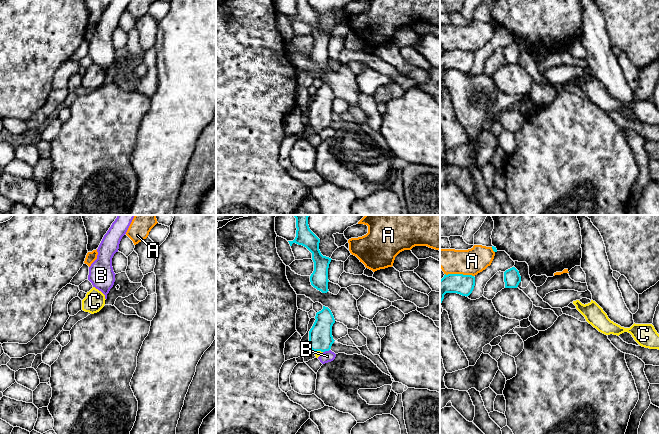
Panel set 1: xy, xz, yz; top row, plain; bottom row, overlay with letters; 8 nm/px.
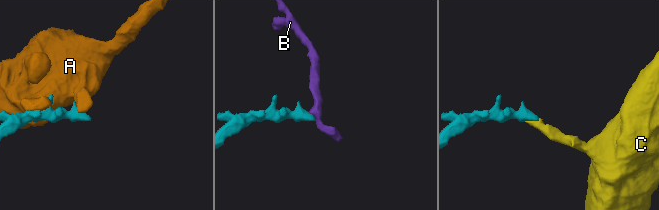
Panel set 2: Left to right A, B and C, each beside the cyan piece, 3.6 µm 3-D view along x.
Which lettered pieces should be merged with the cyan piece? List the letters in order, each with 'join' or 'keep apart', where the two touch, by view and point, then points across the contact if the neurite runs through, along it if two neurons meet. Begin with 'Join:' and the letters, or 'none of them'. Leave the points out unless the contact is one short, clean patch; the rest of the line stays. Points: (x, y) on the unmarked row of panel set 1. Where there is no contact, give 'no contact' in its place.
Join: C
A: keep apart; contact yz (459, 50)
B: keep apart; contact xz (326, 126); border xz (329, 125), (323, 128)
C: join; contact xz (318, 126)

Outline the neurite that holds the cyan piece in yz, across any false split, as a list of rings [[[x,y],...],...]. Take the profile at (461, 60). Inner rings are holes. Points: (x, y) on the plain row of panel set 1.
[[[448,50],[440,56],[440,81],[446,69],[469,72],[475,62],[475,53],[463,50]]]

